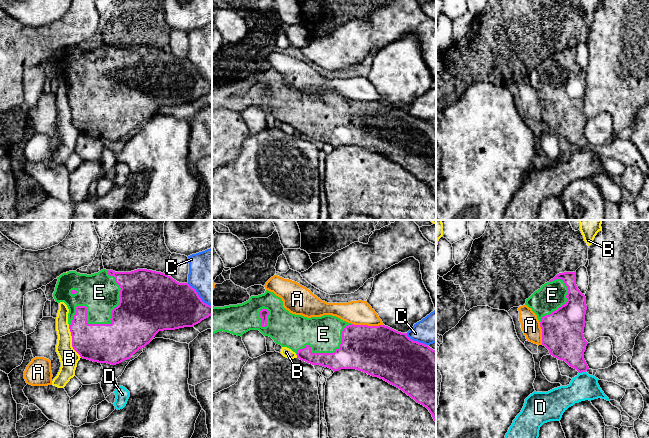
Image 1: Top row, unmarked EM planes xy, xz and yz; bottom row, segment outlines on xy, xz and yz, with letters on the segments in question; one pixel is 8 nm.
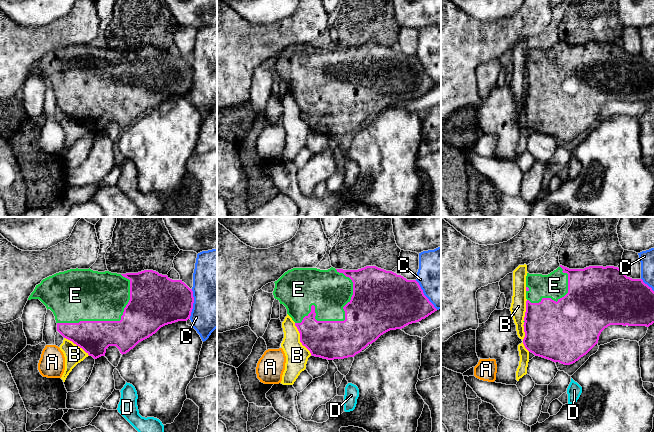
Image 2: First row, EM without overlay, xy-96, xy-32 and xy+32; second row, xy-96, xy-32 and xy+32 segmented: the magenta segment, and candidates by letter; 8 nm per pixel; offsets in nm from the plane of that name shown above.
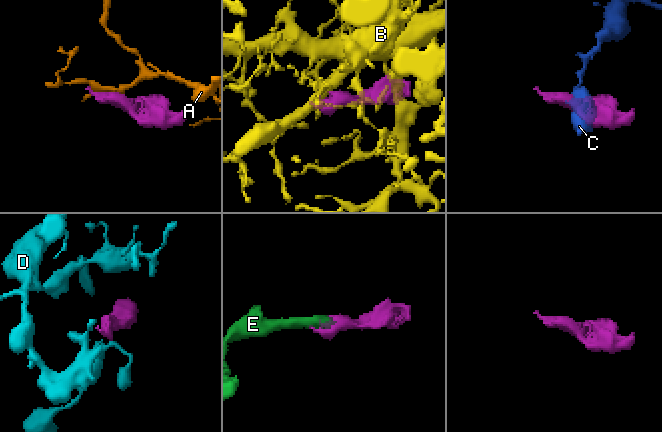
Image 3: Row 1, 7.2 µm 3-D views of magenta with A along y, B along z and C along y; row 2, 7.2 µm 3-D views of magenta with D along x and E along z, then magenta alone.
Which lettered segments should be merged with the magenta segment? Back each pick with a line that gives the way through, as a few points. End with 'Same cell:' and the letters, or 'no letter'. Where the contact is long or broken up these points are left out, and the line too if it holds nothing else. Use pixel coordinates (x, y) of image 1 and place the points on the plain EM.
Same cell: E

